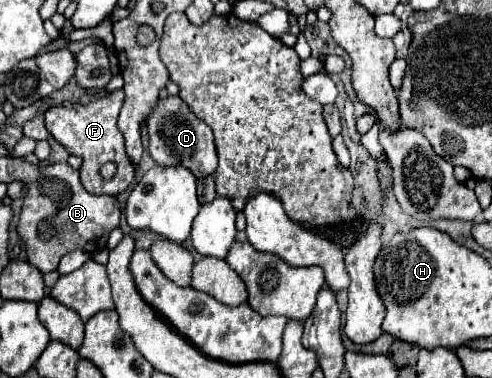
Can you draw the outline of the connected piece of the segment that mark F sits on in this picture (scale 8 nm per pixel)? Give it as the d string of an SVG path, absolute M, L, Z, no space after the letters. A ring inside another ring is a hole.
M124 89L112 91L108 95L102 95L98 99L92 99L76 109L66 109L66 107L52 107L46 111L46 129L50 135L70 153L70 155L80 155L84 159L82 163L82 185L88 193L94 195L118 195L128 189L128 185L134 181L134 165L130 157L124 151L124 137L120 129L116 127L120 107L124 103ZM106 161L114 161L118 165L118 173L106 181L100 175L100 167Z

